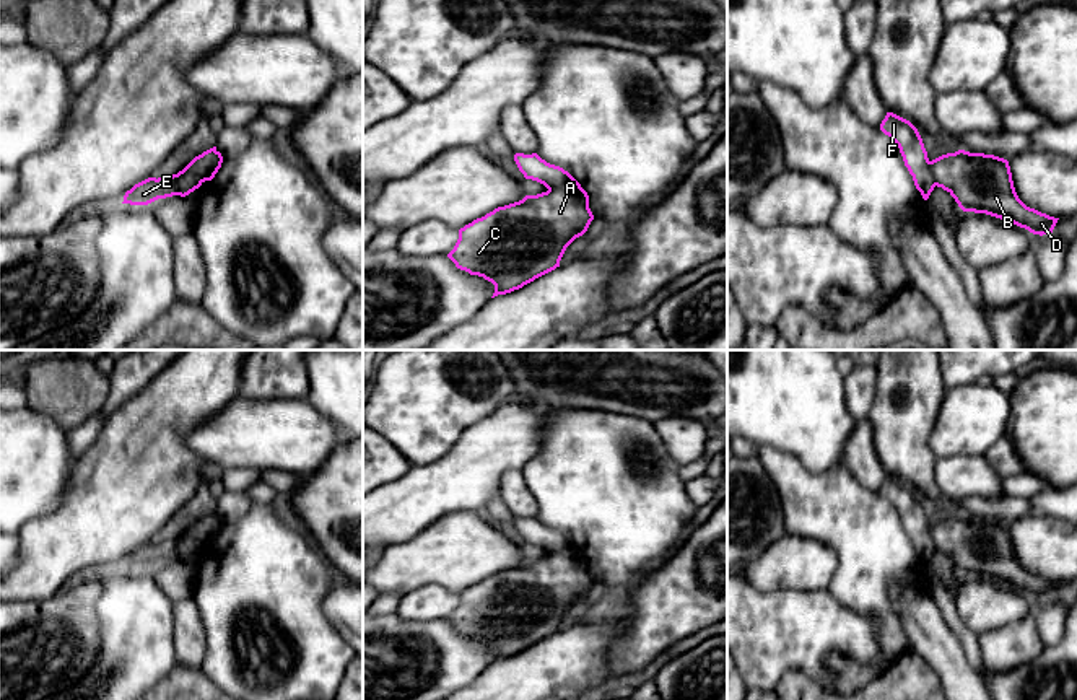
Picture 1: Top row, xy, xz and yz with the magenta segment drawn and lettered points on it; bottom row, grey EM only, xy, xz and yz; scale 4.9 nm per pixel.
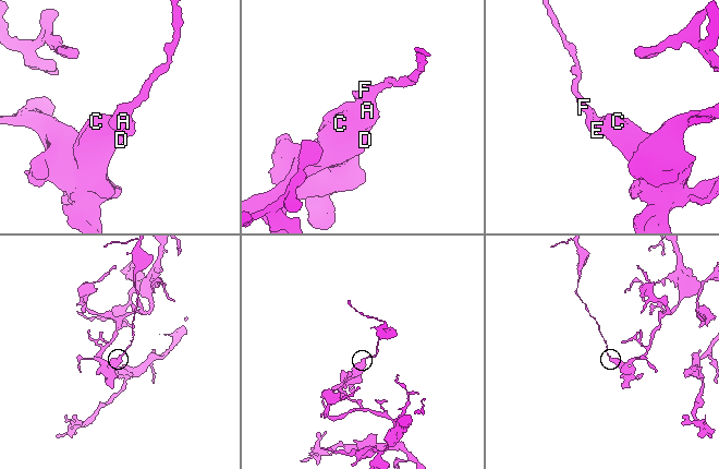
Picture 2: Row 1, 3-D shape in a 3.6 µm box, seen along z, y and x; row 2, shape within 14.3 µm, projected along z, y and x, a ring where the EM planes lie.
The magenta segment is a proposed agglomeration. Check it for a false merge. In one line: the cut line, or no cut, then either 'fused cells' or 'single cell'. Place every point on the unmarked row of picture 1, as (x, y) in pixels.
cut in xz along (575, 544), (549, 555); fused cells

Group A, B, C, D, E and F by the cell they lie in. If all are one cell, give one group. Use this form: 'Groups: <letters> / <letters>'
Groups: A B C D E / F

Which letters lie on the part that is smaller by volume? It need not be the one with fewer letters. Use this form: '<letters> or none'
F

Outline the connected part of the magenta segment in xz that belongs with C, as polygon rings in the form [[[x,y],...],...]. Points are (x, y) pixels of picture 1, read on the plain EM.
[[[578,545],[566,549],[558,553],[550,553],[537,560],[525,560],[522,565],[498,571],[482,583],[473,584],[459,594],[459,604],[447,622],[456,628],[457,633],[469,637],[470,640],[483,641],[495,650],[495,658],[506,659],[535,643],[560,632],[560,625],[566,612],[579,601],[582,601],[594,580],[589,573],[589,560]]]

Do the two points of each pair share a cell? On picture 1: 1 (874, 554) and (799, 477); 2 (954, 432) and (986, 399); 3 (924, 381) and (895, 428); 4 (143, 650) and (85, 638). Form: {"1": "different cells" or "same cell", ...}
{"1": "same cell", "2": "same cell", "3": "same cell", "4": "different cells"}

